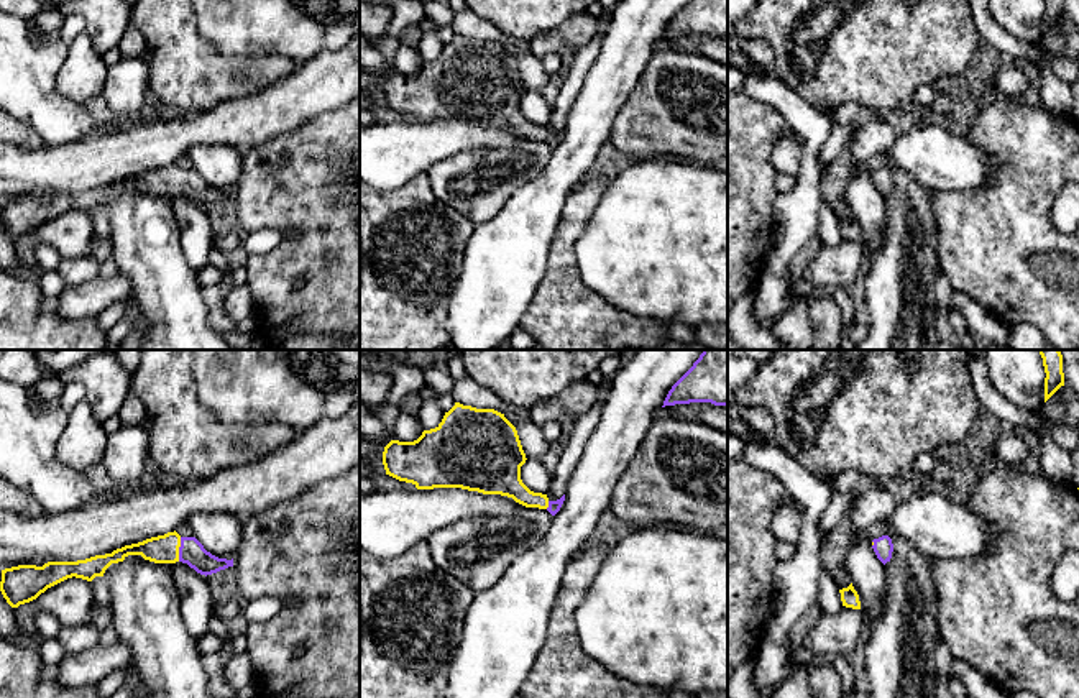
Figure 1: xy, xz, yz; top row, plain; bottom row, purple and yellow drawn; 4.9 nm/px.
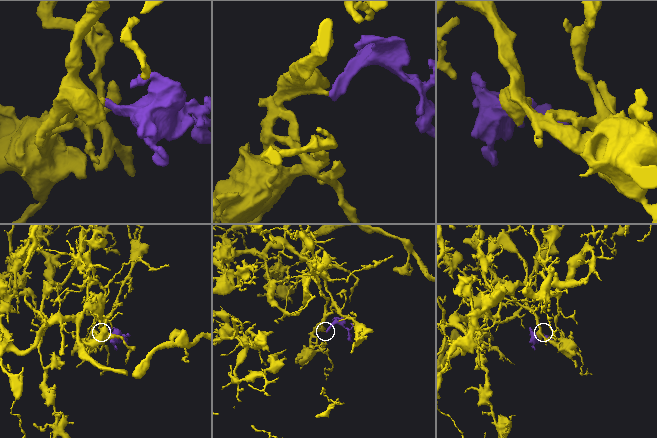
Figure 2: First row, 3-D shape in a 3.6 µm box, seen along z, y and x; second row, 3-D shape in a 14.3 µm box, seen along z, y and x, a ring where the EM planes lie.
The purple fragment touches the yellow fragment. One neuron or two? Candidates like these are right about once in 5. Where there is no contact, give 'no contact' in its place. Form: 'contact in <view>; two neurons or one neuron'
contact in xy; one neuron

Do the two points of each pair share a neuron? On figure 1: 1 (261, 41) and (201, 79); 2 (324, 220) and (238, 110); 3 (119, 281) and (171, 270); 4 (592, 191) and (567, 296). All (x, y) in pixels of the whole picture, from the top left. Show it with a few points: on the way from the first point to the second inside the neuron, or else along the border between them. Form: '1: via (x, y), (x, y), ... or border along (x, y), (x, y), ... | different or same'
1: border along (206, 38), (224, 55), (280, 55) | different
2: border along (299, 127), (258, 143), (245, 153) | different
3: border along (119, 271), (130, 284), (130, 298) | different
4: via (573, 217), (564, 238), (564, 270) | same

